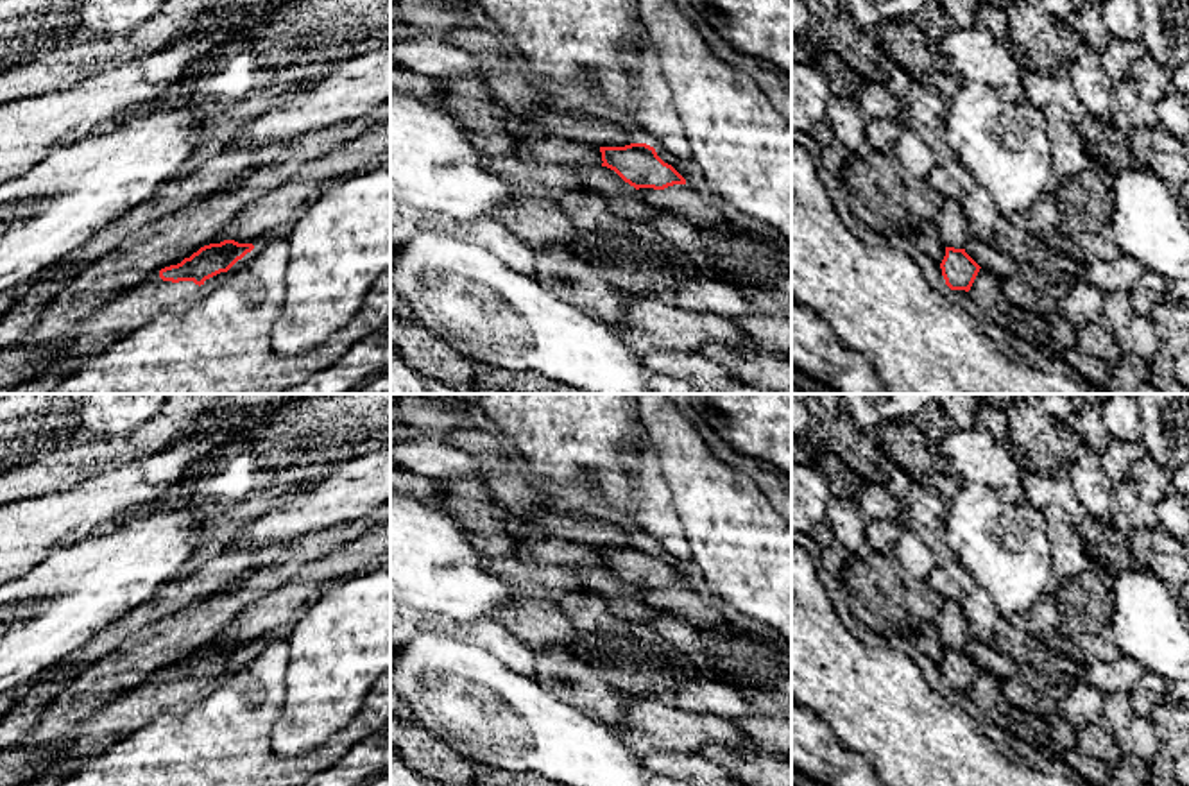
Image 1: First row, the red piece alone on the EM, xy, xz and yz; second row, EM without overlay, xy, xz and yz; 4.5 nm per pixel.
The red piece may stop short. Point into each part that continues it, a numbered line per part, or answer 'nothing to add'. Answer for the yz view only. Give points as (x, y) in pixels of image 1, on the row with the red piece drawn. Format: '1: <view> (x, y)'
nothing to add

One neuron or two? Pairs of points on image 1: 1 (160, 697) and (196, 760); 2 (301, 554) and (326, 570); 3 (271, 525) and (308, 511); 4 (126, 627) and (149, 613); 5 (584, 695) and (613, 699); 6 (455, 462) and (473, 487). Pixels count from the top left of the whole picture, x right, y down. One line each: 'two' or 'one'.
1: two
2: two
3: one
4: one
5: one
6: two

